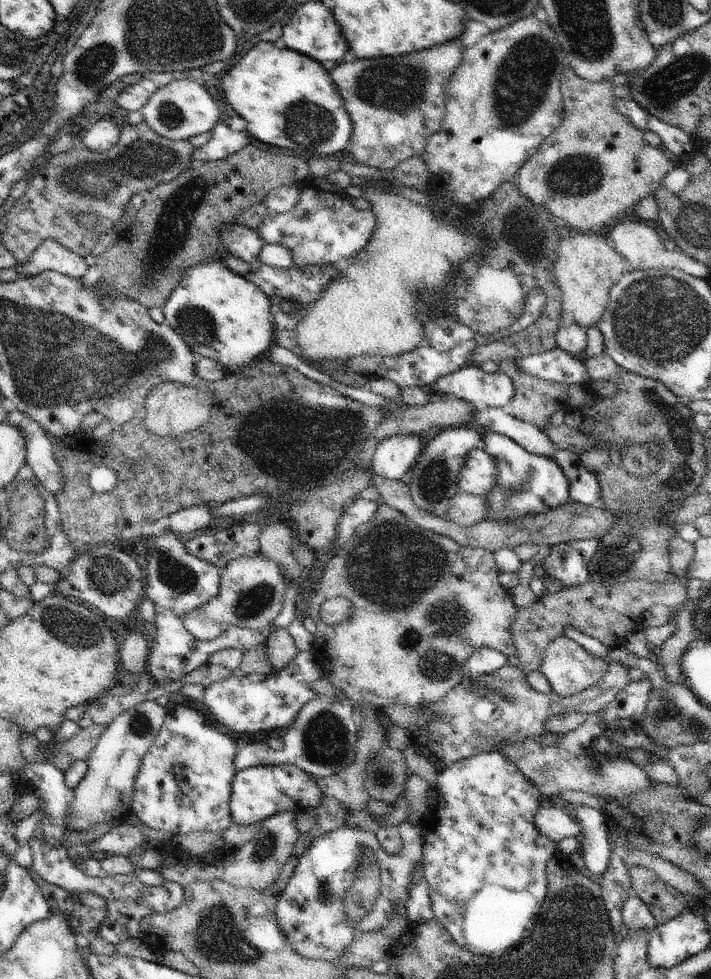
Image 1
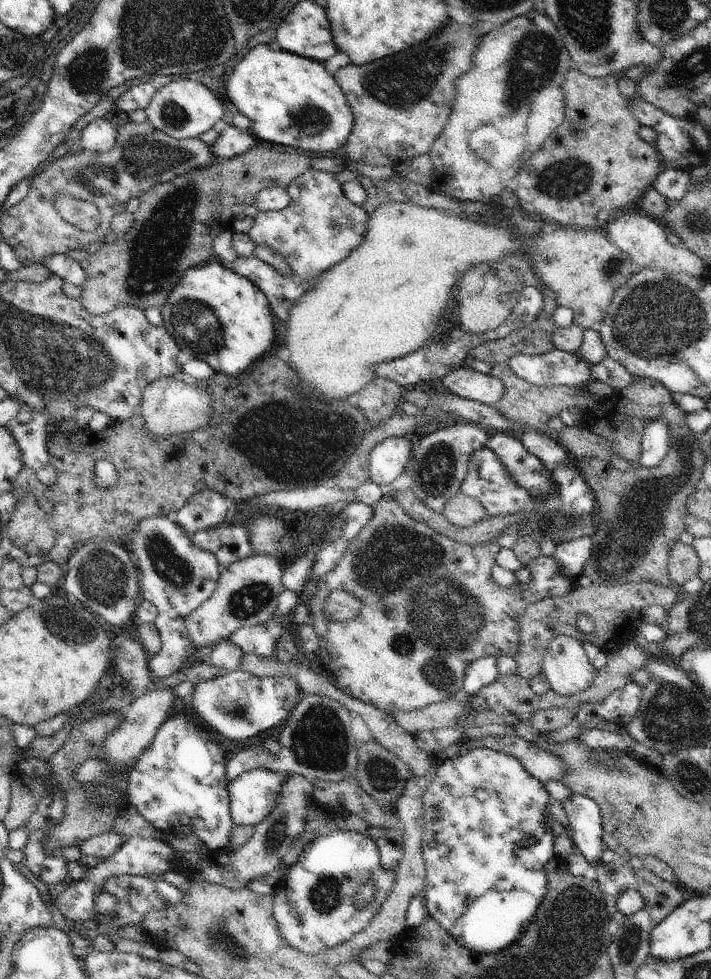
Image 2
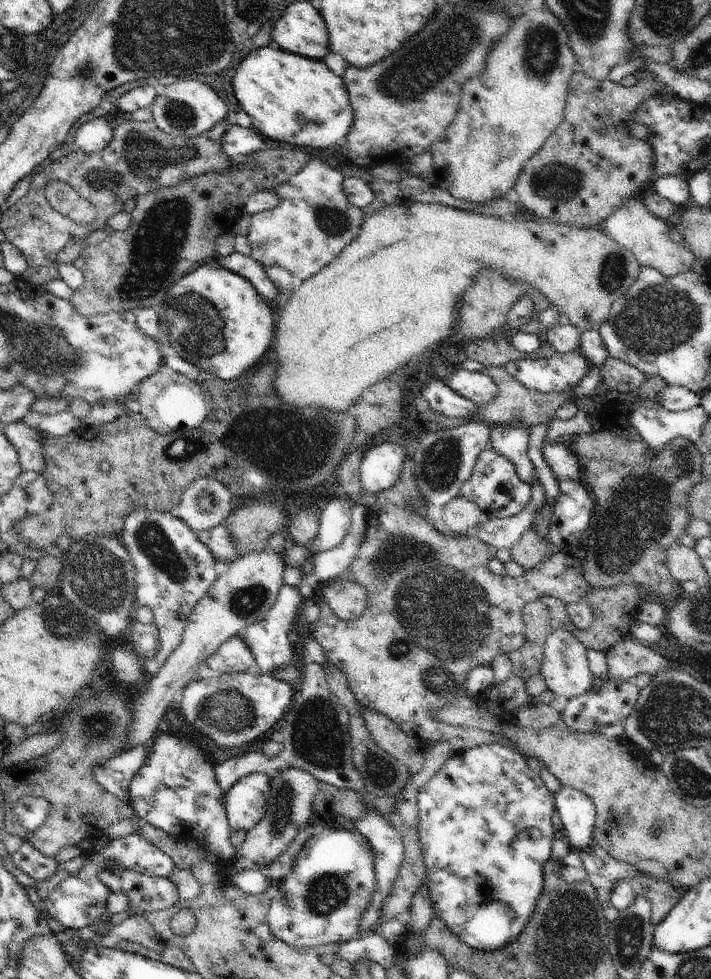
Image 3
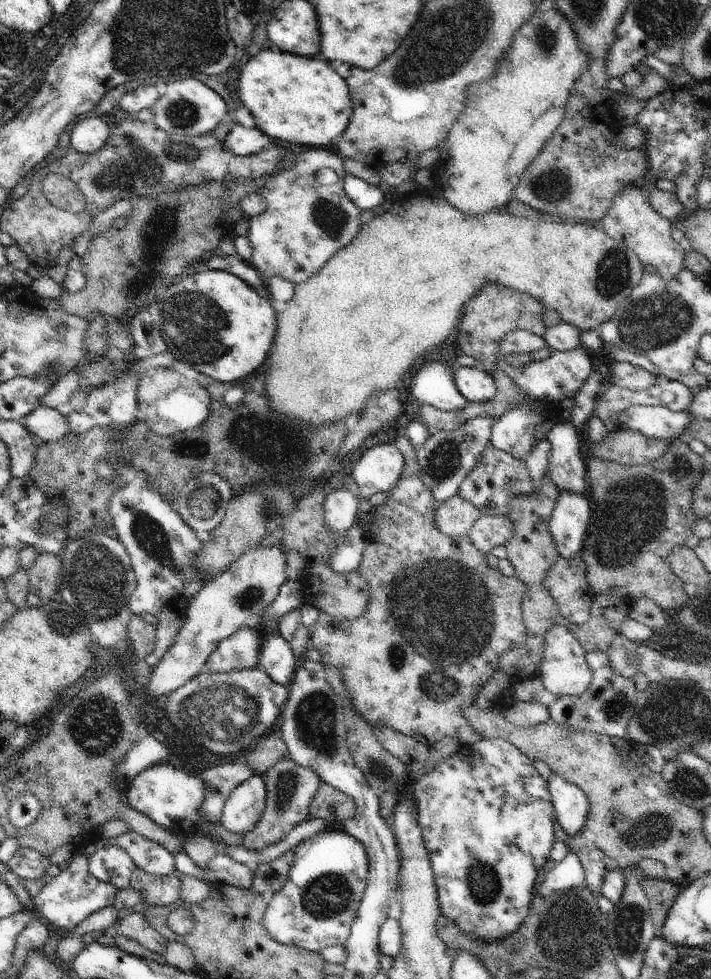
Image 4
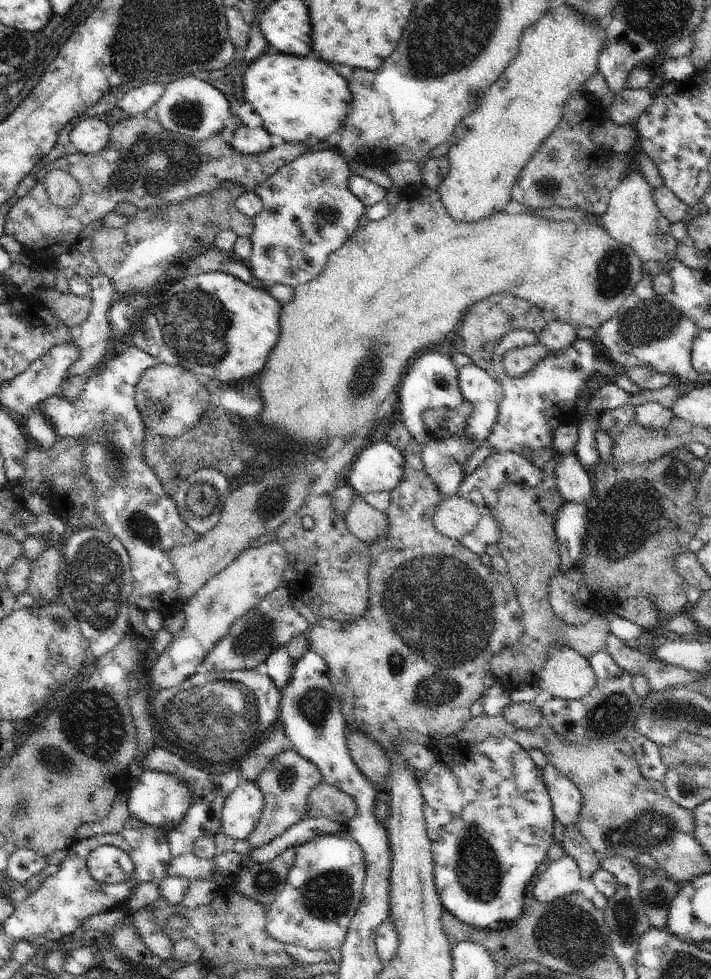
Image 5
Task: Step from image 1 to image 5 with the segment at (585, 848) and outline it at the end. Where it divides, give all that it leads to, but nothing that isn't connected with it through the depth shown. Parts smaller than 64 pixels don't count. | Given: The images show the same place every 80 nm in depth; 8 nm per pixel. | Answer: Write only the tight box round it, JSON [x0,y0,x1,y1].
[543,762,582,827]

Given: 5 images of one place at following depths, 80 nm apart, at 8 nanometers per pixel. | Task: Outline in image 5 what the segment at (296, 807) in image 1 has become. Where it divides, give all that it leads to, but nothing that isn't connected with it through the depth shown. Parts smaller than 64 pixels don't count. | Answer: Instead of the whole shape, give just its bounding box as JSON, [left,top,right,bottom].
[221,781,264,844]

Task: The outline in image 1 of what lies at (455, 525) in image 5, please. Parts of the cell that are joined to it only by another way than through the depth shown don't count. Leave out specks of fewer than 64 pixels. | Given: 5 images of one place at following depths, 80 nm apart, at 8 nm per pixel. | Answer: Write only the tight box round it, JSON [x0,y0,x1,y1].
[447,491,488,527]

